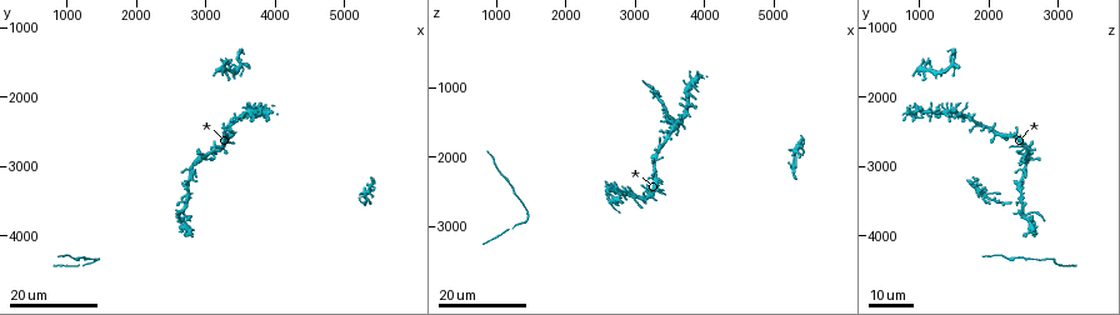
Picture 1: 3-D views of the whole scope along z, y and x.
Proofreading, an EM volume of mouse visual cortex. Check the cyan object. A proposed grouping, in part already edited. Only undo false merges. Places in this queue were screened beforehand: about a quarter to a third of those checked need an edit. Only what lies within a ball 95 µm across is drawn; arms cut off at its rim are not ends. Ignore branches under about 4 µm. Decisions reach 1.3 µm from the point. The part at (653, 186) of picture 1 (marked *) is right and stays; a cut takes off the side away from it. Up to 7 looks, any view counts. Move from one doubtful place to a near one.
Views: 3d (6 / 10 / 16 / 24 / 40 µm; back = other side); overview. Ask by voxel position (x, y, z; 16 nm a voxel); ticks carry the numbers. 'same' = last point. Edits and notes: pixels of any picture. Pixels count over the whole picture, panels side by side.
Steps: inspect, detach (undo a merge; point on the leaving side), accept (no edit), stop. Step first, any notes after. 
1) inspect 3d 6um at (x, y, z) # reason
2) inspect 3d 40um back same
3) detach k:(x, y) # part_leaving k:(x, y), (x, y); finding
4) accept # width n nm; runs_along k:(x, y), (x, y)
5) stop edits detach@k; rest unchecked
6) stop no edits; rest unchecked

inspect 3d 24um at (3550, 2250, 1600) # three arms meet

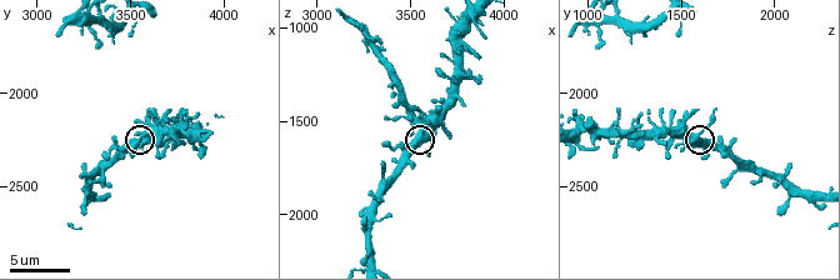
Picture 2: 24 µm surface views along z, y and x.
inspect 3d 10um at (3580, 2260, 1560)

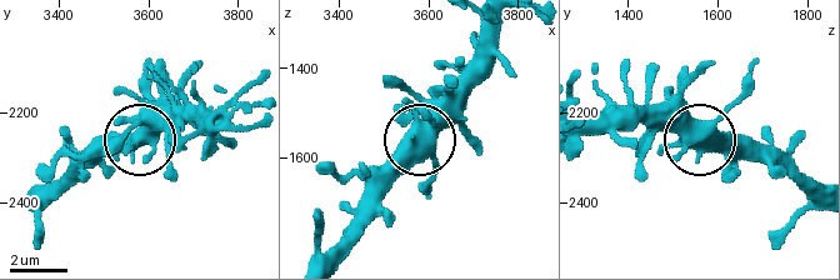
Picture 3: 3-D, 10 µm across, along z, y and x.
inspect 3d 10um back at (3565, 2280, 1560)

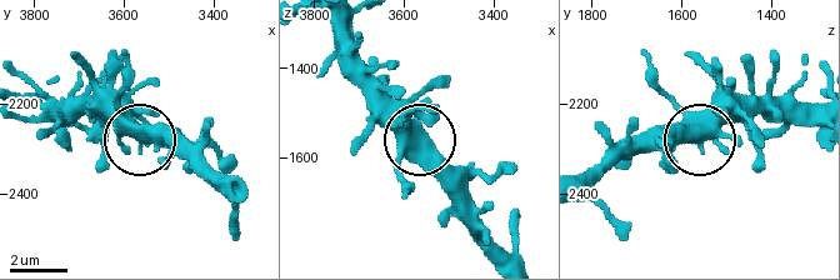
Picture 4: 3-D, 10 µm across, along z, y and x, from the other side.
accept # continuous, no second neuron

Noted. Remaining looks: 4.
inspect 3d 24um at (3500, 1550, 1450) # arms run side by side

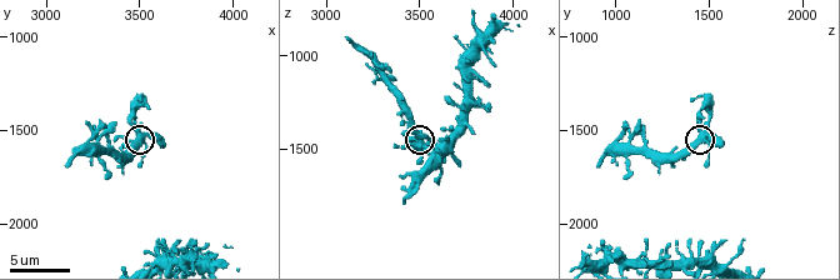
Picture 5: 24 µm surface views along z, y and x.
inspect 3d 6um at (3500, 1560, 1440)

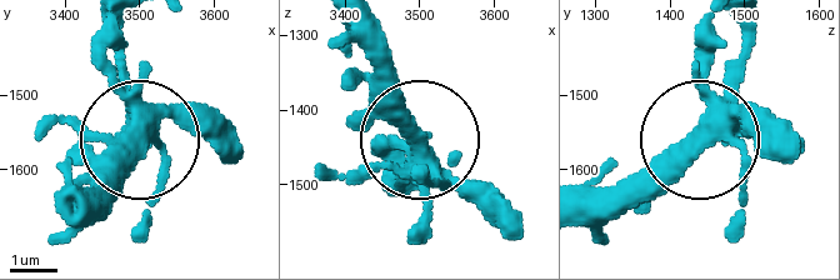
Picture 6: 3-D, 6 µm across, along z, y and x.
accept # width 410 nm; all the same neuron

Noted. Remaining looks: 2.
inspect 3d 16um at (2550, 3700, 2550) # thin arm on a thick one

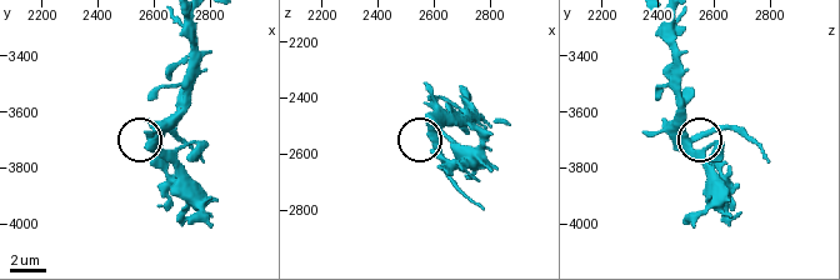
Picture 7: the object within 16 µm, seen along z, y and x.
inspect 3d 10um at (2590, 3720, 2510)

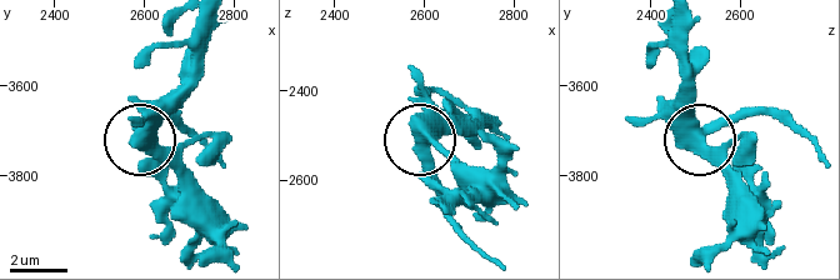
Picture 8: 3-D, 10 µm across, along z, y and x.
accept # arms 3; all the same neuron

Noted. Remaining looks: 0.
stop no edits; rest unchecked

